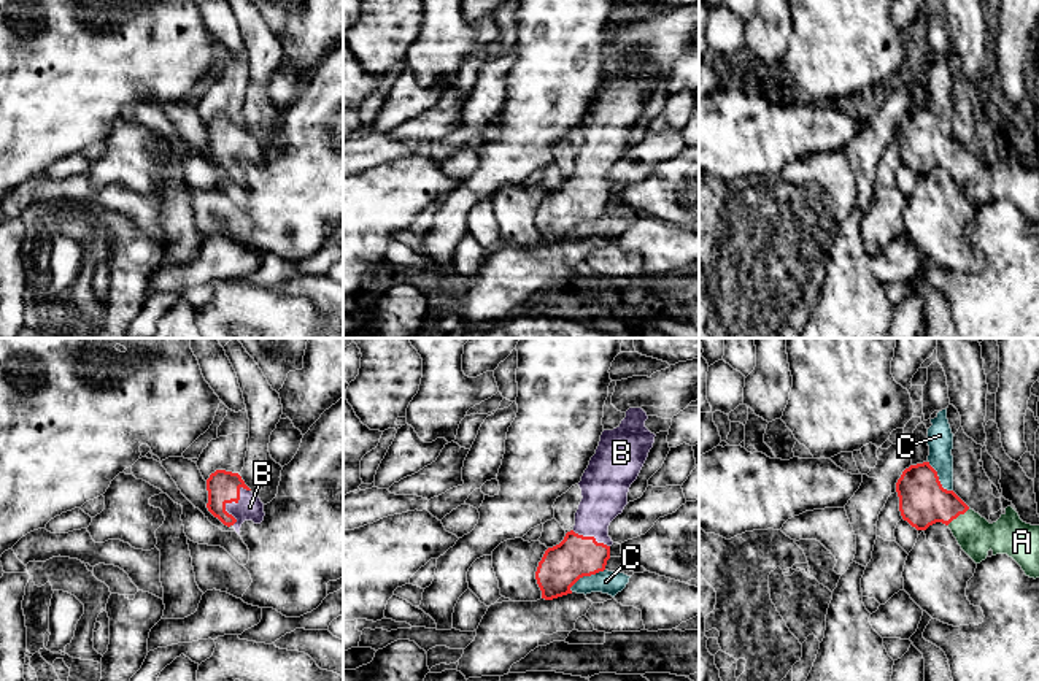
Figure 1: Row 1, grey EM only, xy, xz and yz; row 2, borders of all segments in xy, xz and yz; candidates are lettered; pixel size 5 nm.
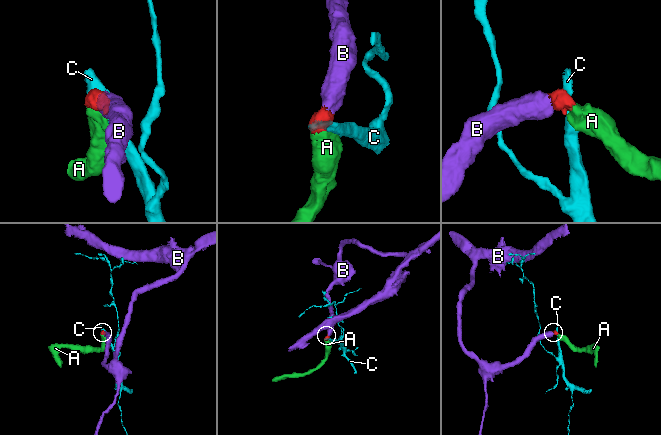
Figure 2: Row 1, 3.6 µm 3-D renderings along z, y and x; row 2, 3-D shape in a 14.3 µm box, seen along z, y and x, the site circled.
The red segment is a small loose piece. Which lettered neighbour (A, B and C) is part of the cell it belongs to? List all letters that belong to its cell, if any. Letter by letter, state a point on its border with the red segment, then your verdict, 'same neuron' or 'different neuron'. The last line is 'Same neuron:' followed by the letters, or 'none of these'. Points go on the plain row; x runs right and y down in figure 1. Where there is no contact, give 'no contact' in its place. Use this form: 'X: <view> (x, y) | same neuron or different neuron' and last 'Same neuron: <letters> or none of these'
A: yz (958, 159) | same neuron
B: xy (229, 146) | same neuron
C: xz (587, 219) | different neuron
Same neuron: A, B

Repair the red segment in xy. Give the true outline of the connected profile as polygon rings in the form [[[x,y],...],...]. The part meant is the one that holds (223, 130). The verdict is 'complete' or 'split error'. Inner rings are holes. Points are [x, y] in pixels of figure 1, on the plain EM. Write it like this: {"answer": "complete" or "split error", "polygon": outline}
{"answer": "split error", "polygon": [[[216,114],[207,124],[208,156],[224,170],[234,171],[240,179],[245,165],[261,168],[264,165],[264,148],[251,137],[238,117]]]}

